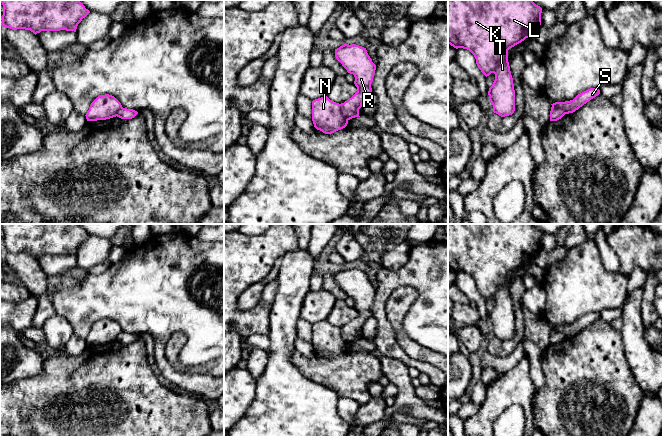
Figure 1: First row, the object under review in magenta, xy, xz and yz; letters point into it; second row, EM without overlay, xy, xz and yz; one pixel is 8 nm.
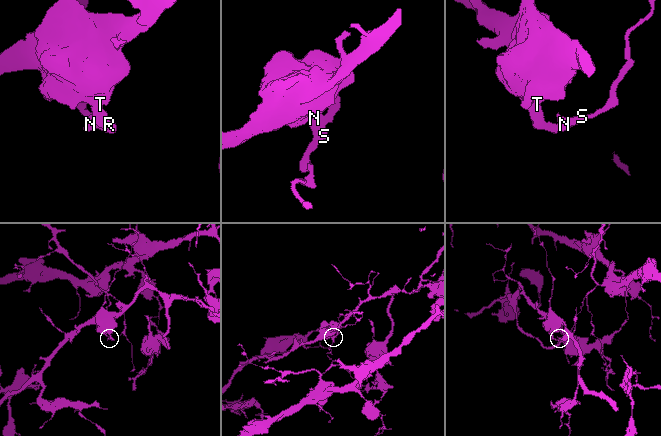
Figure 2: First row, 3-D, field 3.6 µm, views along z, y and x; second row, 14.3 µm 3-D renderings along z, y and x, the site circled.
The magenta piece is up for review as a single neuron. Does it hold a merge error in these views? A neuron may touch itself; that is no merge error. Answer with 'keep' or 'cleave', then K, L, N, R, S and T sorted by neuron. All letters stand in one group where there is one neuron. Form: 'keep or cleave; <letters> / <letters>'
cleave; K L R T / N S

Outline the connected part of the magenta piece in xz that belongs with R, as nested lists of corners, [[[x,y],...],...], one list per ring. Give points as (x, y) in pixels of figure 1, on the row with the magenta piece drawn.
[[[344,44],[335,49],[335,57],[355,77],[354,84],[357,92],[344,103],[341,108],[344,116],[350,120],[359,116],[359,109],[369,93],[372,92],[371,83],[376,65],[367,53],[366,48],[352,44]]]

